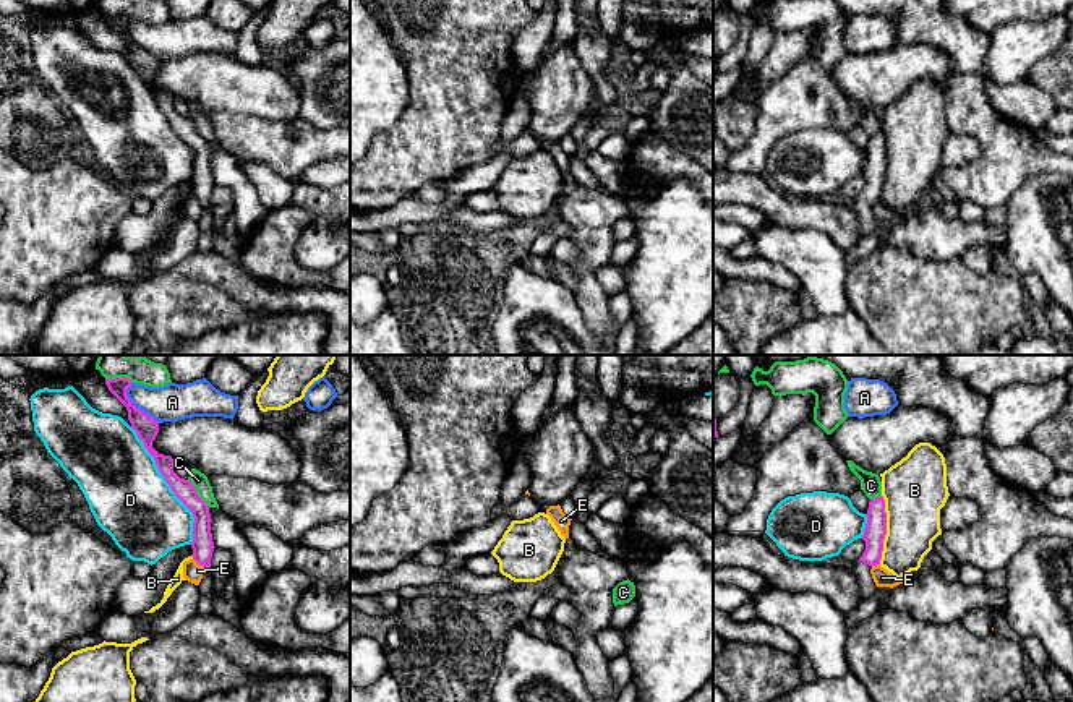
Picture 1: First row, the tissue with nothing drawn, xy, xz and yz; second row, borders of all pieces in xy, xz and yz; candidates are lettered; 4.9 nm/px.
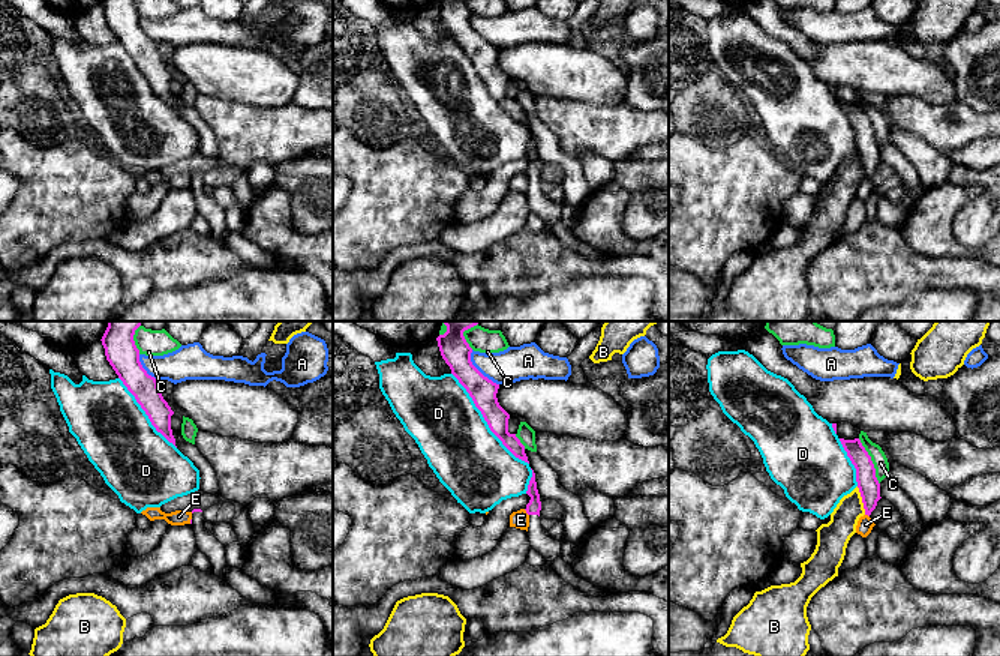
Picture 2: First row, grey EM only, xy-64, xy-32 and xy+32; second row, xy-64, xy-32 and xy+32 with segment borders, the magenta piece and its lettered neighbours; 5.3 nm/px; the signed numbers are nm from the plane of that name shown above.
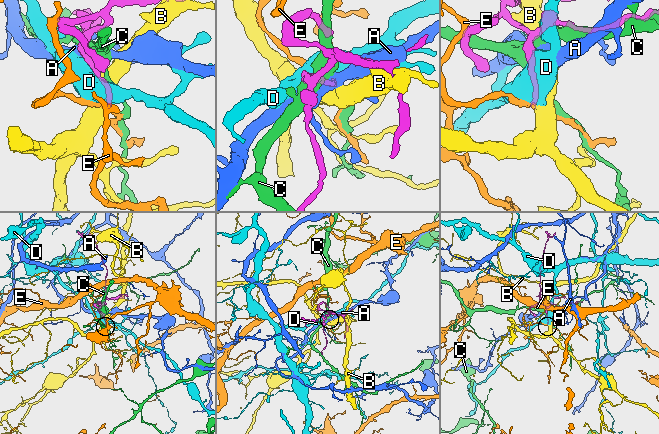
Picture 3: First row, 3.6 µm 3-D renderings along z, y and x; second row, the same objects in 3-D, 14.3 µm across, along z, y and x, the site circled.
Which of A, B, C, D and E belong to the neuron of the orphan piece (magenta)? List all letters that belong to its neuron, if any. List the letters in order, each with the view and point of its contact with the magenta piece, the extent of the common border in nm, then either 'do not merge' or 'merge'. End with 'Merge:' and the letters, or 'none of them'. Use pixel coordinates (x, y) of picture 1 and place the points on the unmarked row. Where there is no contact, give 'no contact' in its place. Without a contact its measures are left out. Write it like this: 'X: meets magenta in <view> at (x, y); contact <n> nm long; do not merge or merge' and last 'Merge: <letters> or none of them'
A: meets magenta in xy at (135, 44); contact 240 nm long; do not merge
B: meets magenta in yz at (885, 166); contact 340 nm long; do not merge
C: meets magenta in xy at (196, 130); contact 180 nm long; do not merge
D: meets magenta in xy at (169, 120); contact 650 nm long; do not merge
E: meets magenta in xy at (198, 200); contact 80 nm long; do not merge
Merge: none of them

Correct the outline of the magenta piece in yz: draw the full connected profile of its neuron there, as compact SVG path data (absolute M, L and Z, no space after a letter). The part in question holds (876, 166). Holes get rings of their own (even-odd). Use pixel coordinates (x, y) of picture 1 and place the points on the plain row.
M883 133L869 138L866 152L867 161L862 172L862 177L866 178L866 188L851 206L856 211L862 233L870 235L877 227L870 206L880 201L883 177L887 172L887 149Z

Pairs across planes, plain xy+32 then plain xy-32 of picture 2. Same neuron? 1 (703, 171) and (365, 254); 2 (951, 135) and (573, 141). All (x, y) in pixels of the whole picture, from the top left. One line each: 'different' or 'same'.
1: same
2: same

